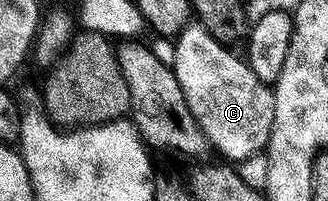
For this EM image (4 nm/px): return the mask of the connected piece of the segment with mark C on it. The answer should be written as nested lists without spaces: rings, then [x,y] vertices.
[[[190,24],[175,39],[176,56],[172,63],[179,86],[186,96],[191,114],[198,120],[213,147],[234,164],[241,164],[253,157],[263,155],[272,139],[272,129],[276,119],[276,95],[273,87],[258,80],[256,74],[245,60],[232,55],[229,47],[220,43],[211,32],[201,24]]]

